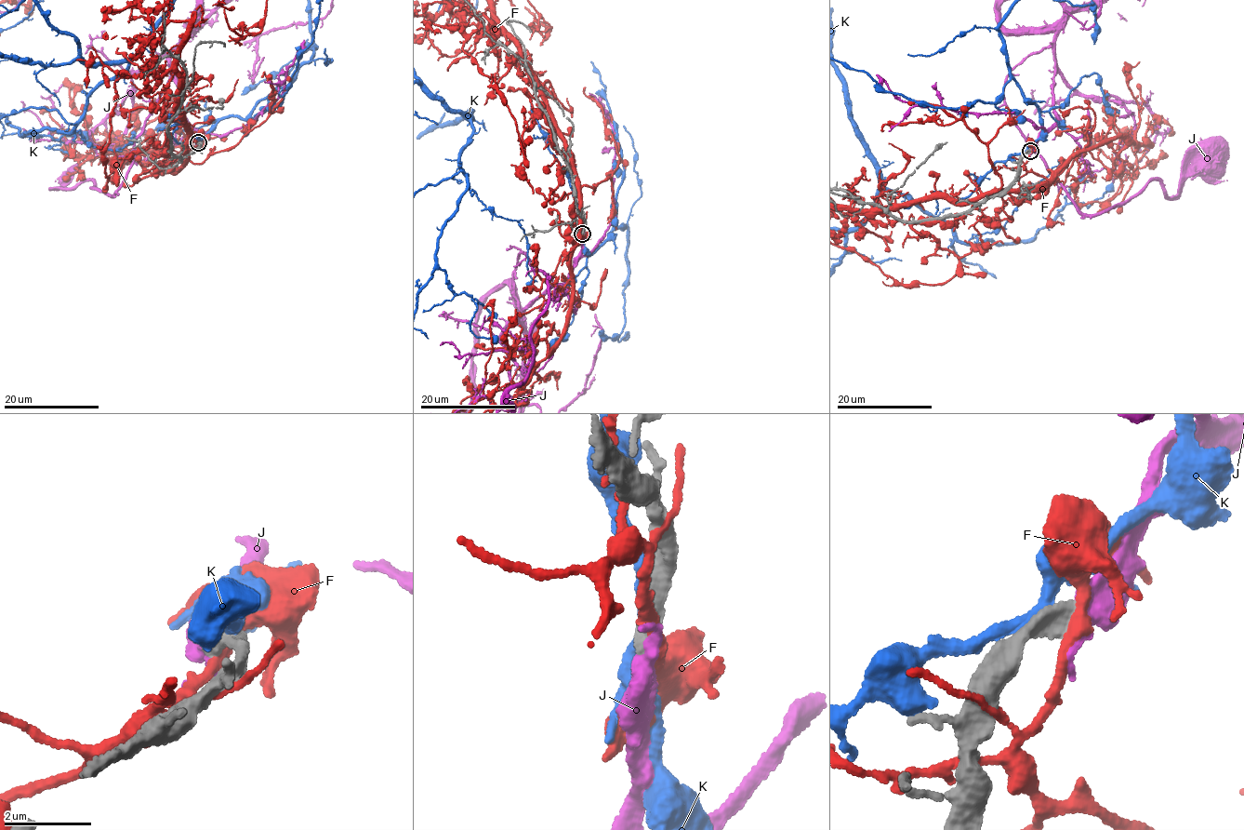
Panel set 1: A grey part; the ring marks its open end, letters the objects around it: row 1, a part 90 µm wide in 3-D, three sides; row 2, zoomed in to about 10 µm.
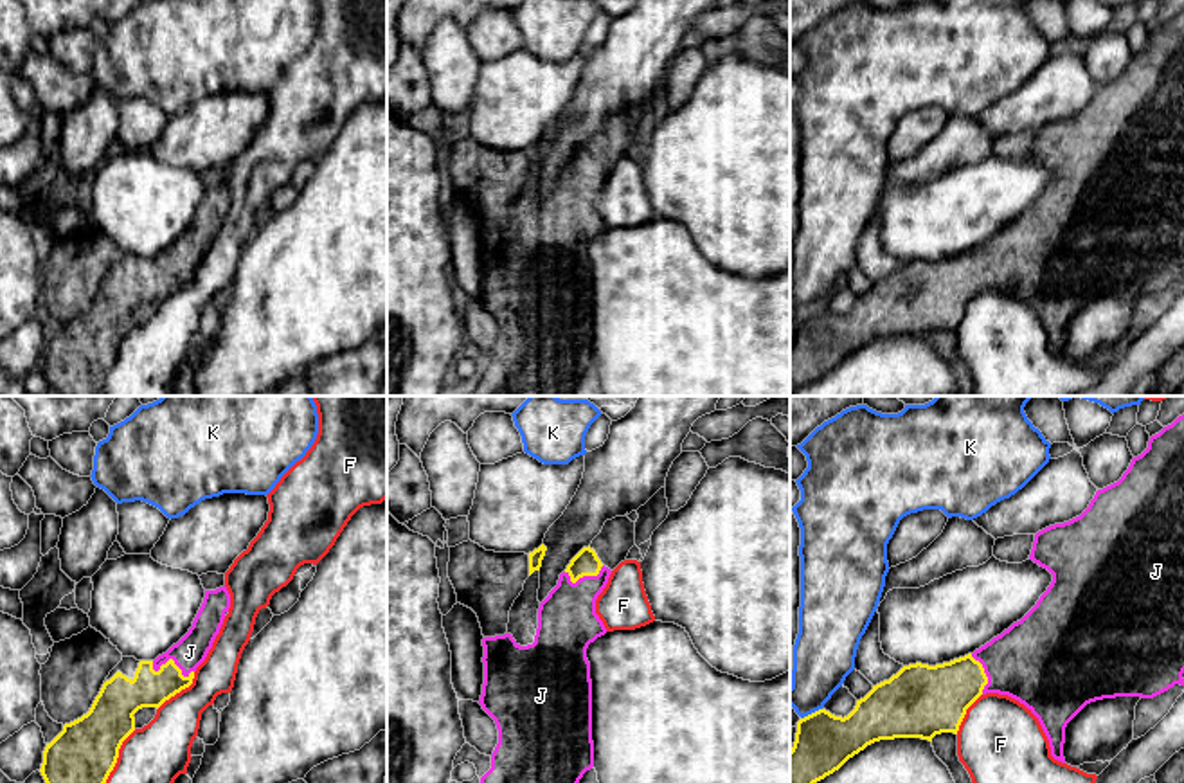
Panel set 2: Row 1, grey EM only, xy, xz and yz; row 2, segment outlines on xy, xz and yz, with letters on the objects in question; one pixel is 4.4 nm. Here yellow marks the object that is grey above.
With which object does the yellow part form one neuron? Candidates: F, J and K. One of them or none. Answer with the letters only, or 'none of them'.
J

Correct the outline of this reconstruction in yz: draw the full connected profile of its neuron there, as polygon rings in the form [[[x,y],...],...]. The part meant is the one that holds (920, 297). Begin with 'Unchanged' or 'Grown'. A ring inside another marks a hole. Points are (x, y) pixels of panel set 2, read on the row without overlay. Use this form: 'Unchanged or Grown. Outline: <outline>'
Grown. Outline: [[[1184,11],[1132,56],[1123,74],[1098,86],[1076,115],[1035,131],[1029,157],[1047,166],[1053,178],[1036,202],[990,239],[950,259],[903,263],[860,297],[848,313],[819,306],[797,319],[790,346],[790,394],[839,367],[849,355],[880,337],[921,335],[954,329],[966,306],[986,290],[1008,292],[1040,319],[1051,353],[1062,360],[1065,324],[1090,299],[1116,293],[1153,295],[1175,281],[1184,283]]]

